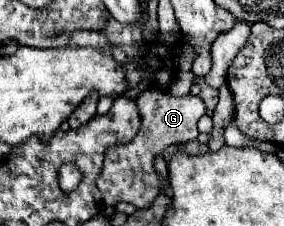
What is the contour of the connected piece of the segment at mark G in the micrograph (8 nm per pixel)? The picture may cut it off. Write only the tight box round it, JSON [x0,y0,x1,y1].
[98,87,206,207]

